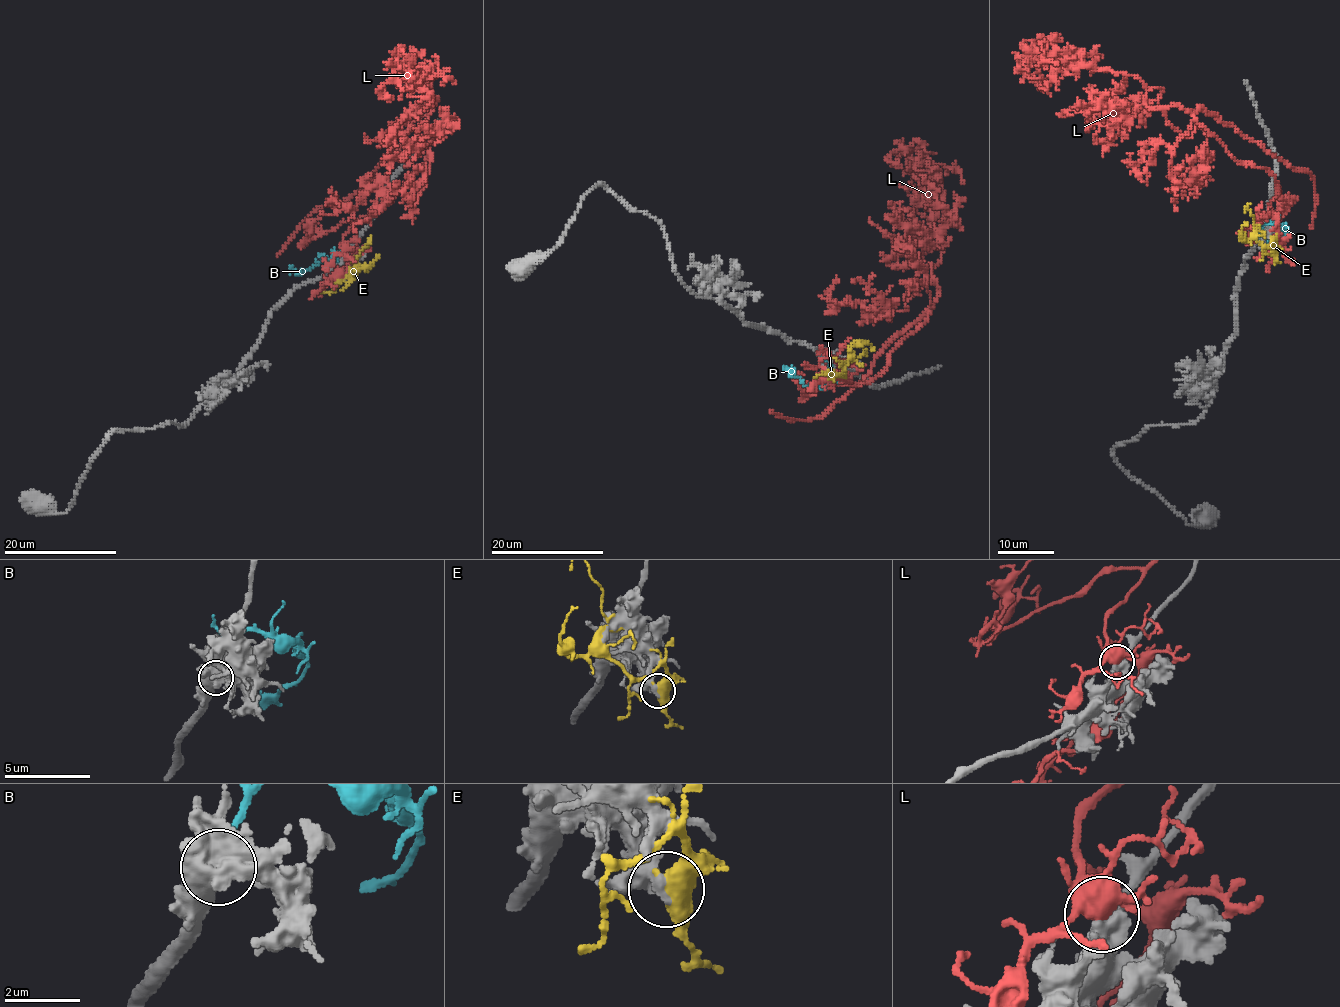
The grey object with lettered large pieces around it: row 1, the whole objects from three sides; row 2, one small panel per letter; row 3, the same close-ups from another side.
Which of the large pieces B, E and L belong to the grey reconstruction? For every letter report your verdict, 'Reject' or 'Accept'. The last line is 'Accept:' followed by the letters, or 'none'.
B: Reject
E: Reject
L: Reject
Accept: none

